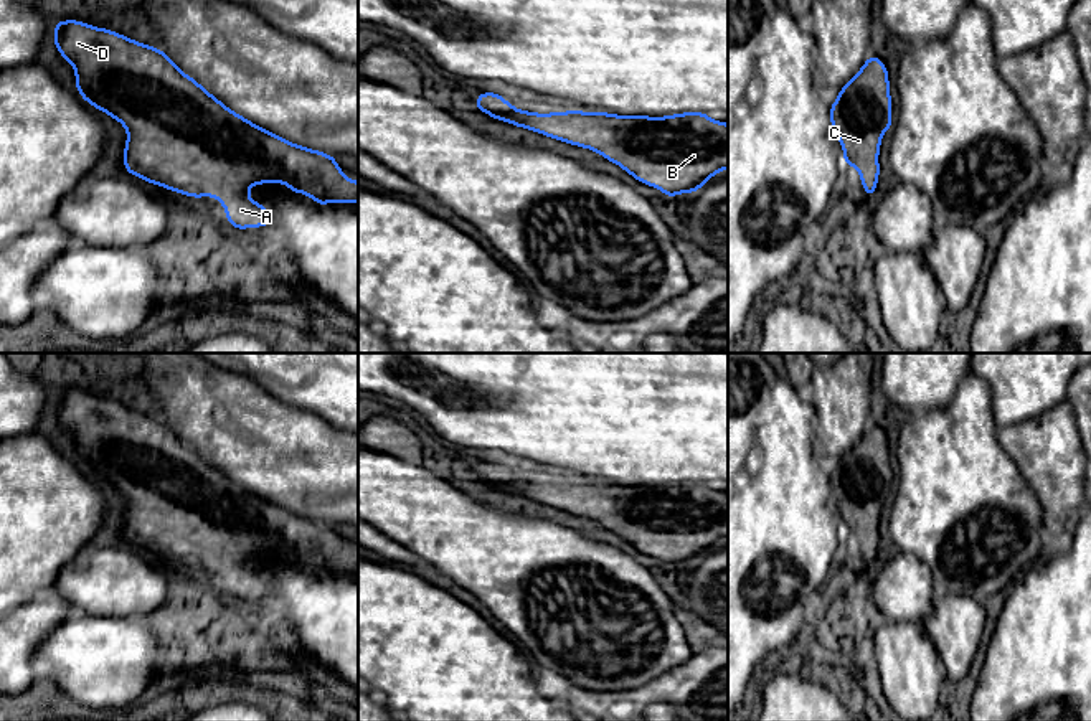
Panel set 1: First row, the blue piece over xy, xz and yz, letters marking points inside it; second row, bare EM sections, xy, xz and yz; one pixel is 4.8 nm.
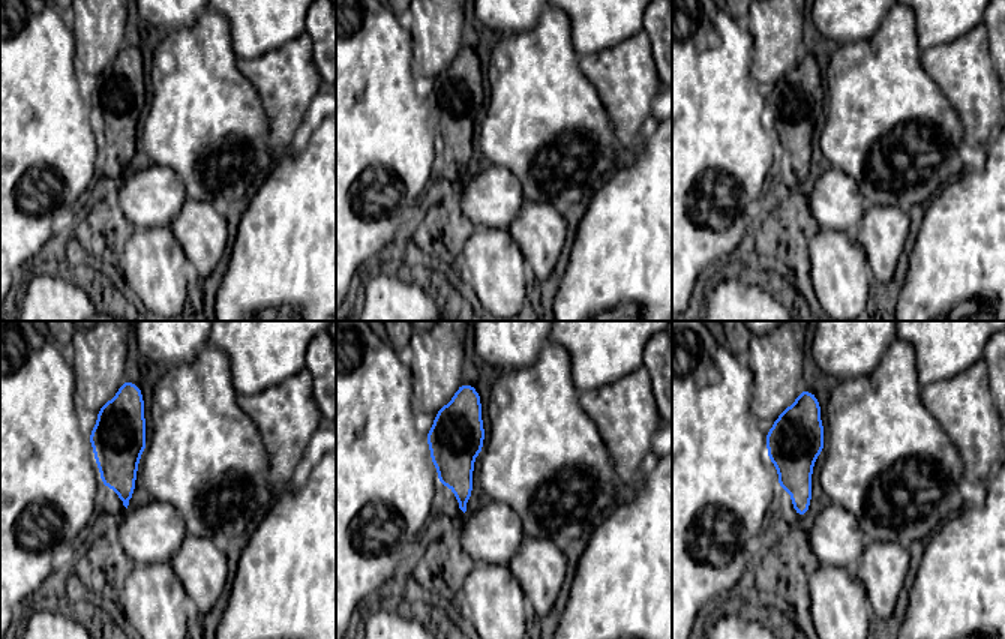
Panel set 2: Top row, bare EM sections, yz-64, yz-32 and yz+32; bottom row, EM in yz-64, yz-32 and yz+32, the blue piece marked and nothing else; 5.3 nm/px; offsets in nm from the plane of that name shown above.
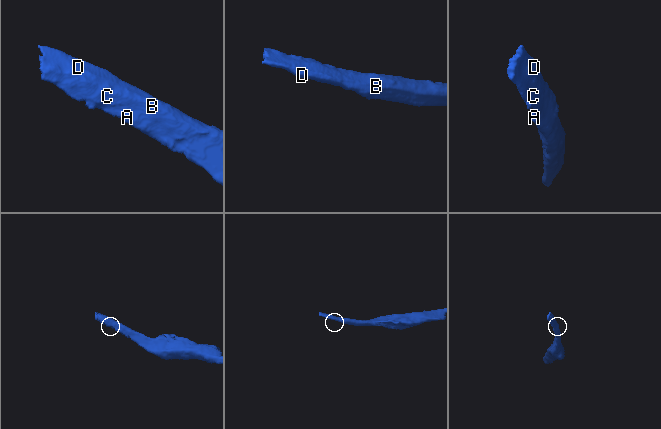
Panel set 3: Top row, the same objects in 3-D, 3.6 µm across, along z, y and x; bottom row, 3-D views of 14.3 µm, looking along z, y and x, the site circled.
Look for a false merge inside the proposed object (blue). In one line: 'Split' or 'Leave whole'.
Leave whole

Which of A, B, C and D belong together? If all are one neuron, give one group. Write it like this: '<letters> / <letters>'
A B C D

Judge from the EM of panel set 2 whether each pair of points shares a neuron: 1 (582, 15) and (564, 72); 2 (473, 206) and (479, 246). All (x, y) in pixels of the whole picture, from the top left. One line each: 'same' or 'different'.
1: different
2: different

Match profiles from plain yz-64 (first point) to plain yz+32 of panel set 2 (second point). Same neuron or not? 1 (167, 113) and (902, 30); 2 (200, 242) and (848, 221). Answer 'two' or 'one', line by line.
1: one
2: two

